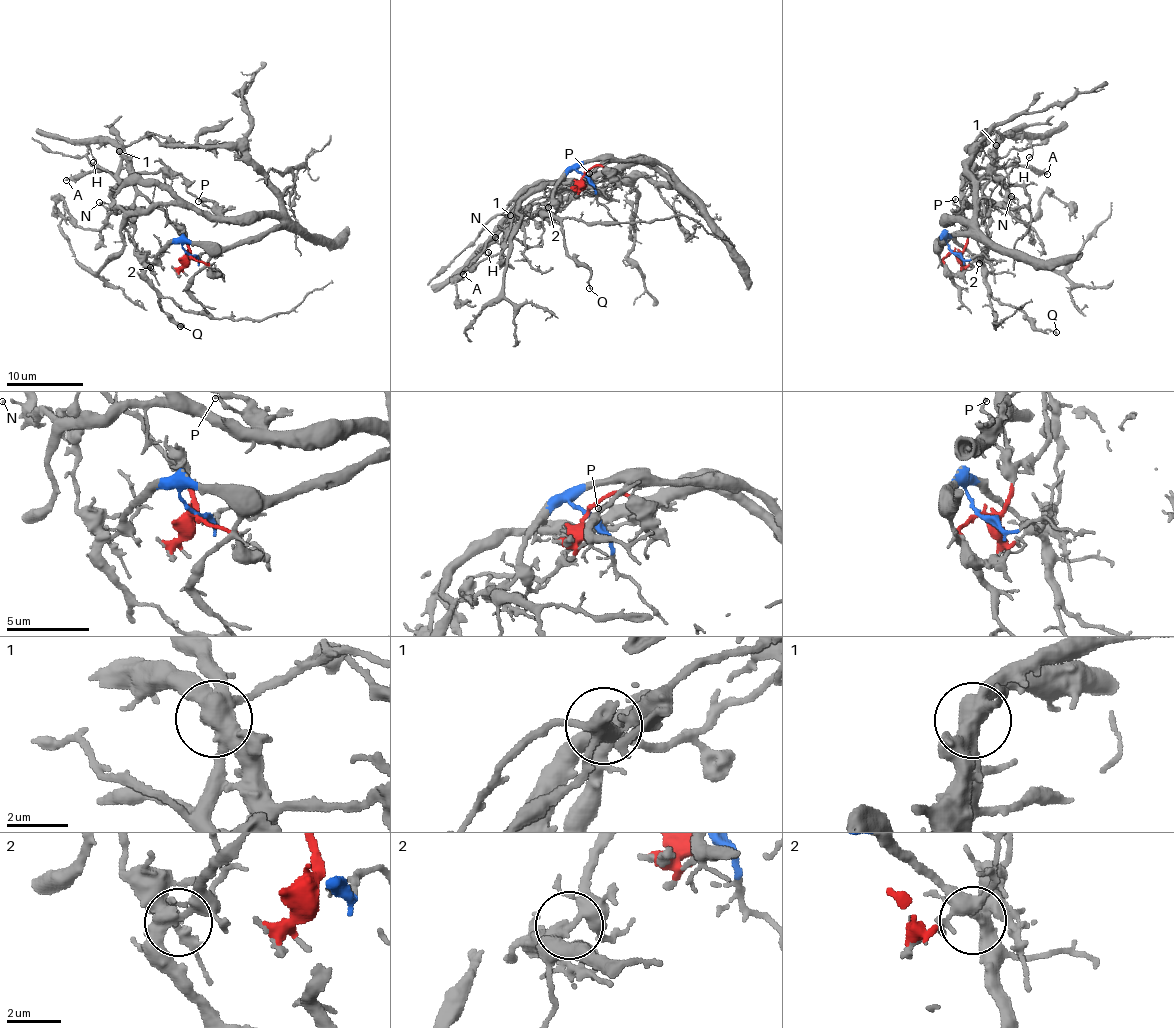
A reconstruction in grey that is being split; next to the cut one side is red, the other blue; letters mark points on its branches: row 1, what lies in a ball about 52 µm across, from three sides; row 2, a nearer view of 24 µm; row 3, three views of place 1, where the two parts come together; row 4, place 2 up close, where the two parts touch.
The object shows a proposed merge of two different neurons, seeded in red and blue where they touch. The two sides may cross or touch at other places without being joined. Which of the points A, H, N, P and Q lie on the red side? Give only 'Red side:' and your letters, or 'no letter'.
Red side: H, N, P

